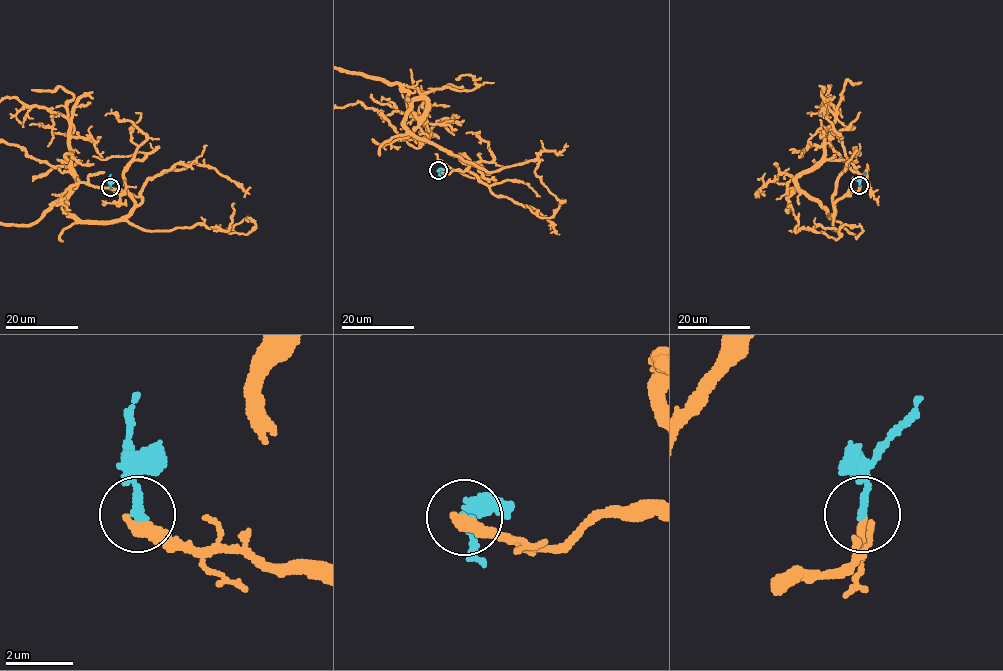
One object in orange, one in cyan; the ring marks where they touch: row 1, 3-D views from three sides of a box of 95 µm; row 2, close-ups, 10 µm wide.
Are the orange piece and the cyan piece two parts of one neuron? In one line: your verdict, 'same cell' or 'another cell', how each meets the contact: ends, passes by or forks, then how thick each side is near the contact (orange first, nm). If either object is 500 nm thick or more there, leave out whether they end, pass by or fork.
same cell; orange ends there; cyan ends there; 440 nm thick on the orange side, 240 nm on the other

